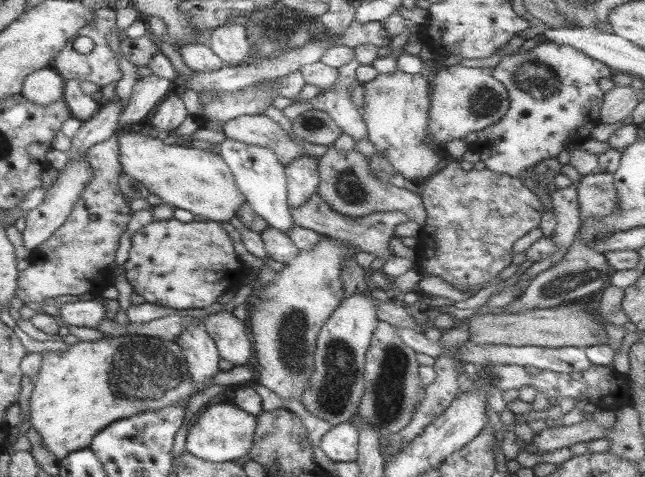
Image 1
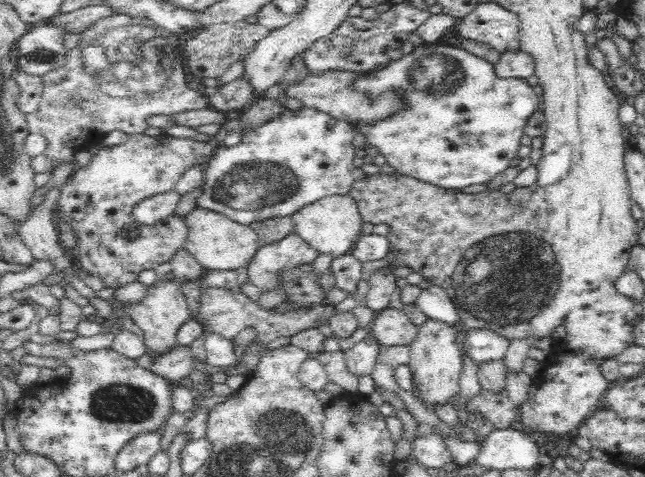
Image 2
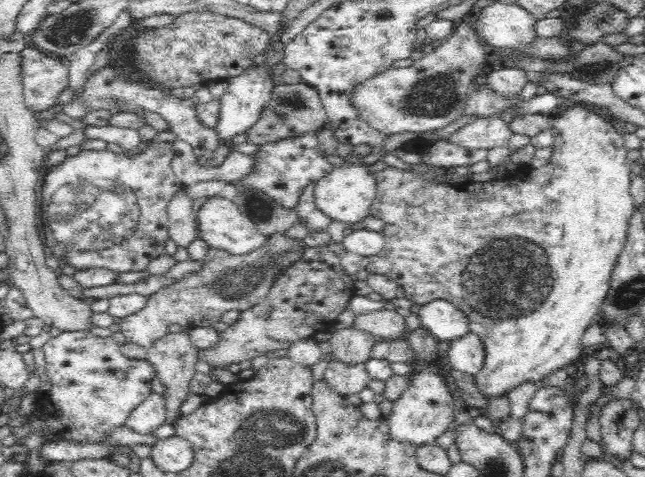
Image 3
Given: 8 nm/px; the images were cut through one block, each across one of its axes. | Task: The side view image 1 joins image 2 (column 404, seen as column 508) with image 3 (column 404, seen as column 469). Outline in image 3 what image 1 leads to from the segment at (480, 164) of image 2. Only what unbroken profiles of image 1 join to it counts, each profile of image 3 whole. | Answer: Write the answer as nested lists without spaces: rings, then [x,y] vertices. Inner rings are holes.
[[[418,136],[412,141],[403,143],[401,149],[418,154],[420,163],[438,168],[438,171],[472,166],[488,158],[488,150],[462,149],[448,138],[428,139]]]

